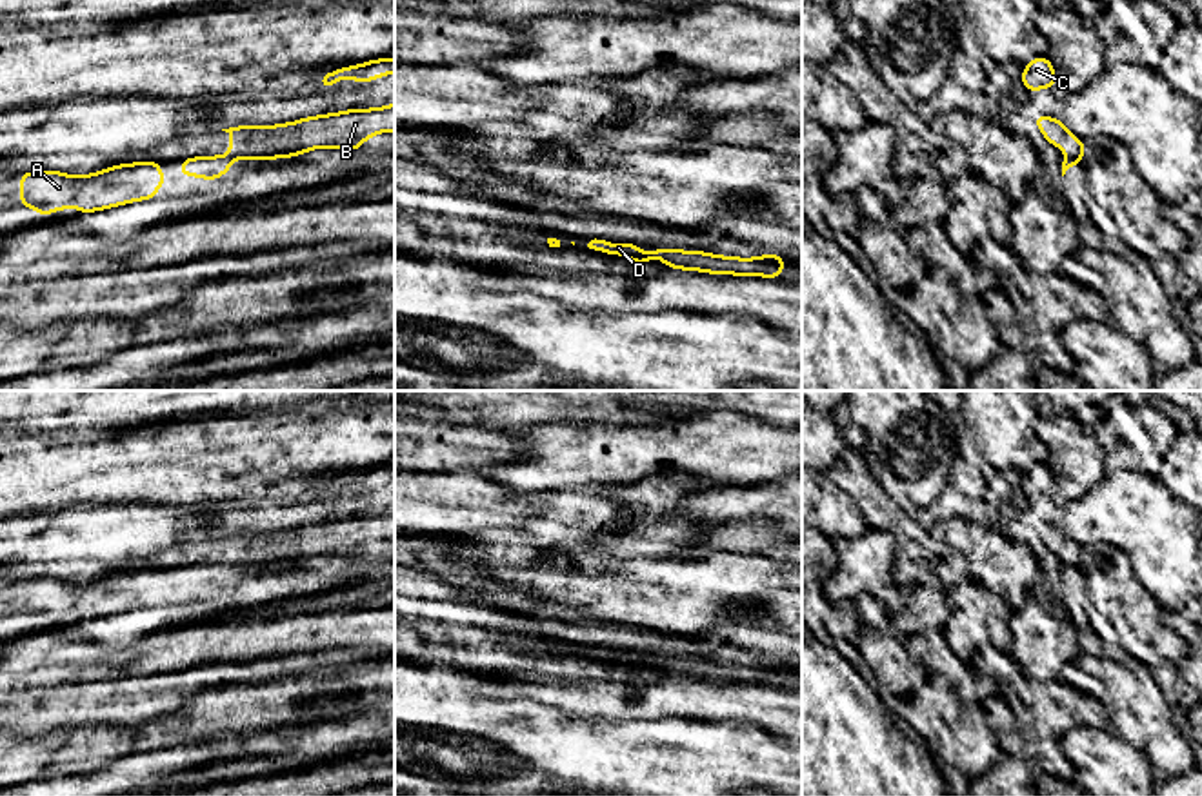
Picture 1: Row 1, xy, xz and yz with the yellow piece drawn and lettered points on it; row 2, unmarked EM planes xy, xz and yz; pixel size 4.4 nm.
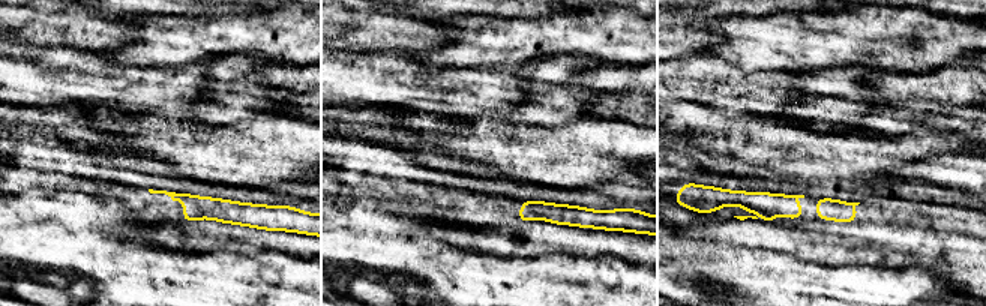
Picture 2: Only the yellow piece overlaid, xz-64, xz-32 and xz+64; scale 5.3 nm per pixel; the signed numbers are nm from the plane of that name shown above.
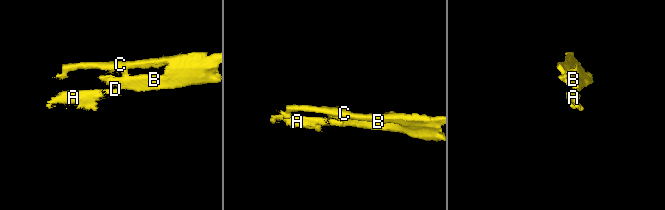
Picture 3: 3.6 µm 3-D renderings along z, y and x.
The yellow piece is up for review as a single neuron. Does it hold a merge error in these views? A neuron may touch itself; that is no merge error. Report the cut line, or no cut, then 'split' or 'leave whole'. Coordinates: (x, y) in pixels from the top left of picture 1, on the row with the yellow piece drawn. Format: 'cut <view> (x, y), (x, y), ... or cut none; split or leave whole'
cut xz (641, 249), (635, 260); split

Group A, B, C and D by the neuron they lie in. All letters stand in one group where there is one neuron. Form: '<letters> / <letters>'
A D / B C

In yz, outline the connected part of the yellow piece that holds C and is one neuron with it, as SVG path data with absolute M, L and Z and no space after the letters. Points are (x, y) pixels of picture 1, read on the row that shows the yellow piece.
M1035 56L1022 71L1022 84L1027 93L1053 89L1055 82L1057 75L1047 56Z

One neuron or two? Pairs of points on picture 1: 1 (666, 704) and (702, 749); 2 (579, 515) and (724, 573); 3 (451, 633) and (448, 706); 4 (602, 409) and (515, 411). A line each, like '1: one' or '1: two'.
1: two
2: two
3: two
4: one

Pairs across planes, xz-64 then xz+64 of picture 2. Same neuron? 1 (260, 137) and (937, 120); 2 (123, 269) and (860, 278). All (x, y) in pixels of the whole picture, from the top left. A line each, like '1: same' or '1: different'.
1: different
2: same

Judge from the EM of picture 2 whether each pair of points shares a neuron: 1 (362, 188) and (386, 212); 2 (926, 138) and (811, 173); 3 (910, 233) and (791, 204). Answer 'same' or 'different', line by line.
1: different
2: same
3: same

